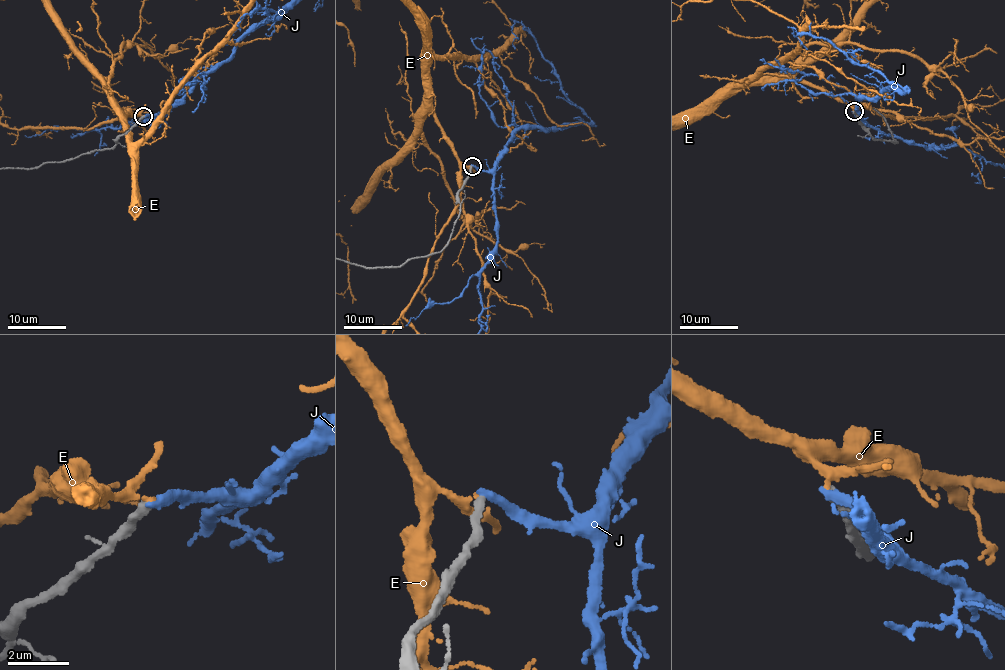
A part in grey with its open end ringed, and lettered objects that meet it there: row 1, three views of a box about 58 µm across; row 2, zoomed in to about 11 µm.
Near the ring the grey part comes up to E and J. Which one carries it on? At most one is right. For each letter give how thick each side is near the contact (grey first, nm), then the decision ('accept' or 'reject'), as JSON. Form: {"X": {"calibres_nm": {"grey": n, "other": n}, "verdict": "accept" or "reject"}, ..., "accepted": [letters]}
{"E": {"calibres_nm": {"grey": 280, "other": 240}, "verdict": "reject"}, "J": {"calibres_nm": {"grey": 300, "other": 320}, "verdict": "reject"}, "accepted": []}

